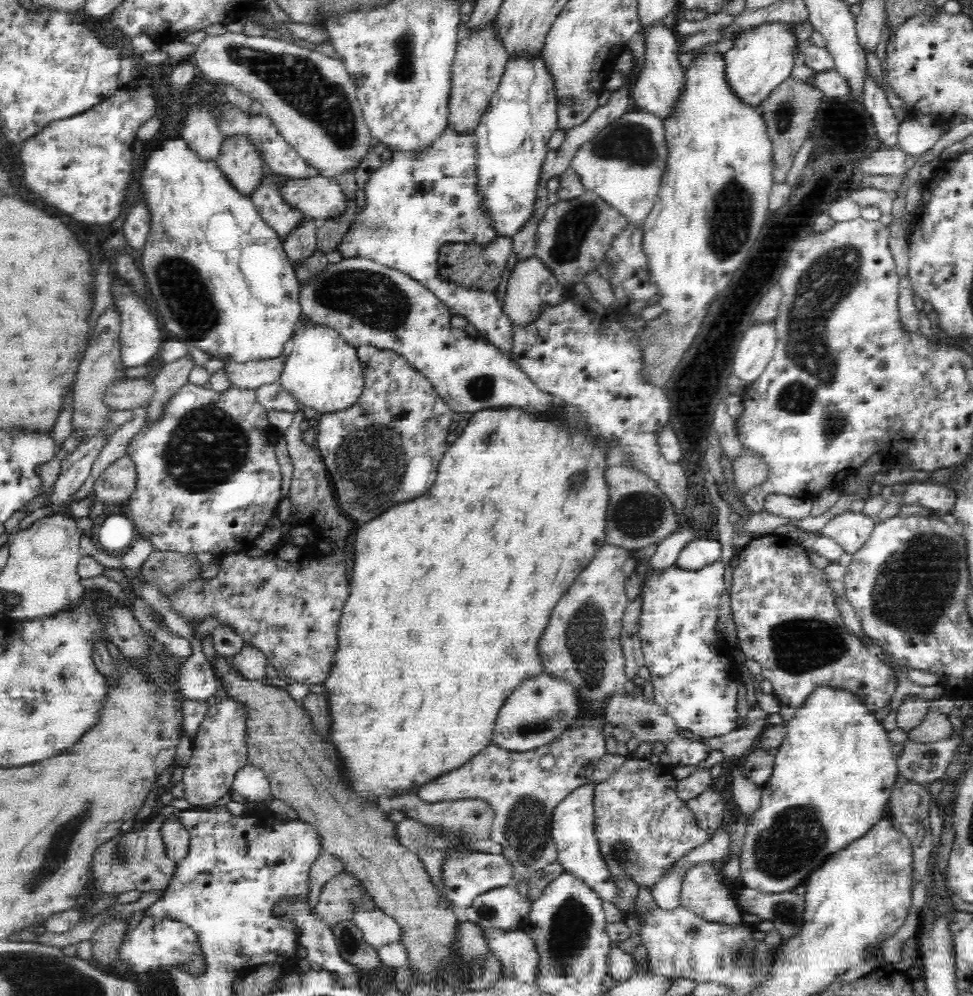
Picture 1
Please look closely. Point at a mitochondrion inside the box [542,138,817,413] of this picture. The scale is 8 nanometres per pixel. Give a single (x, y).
(731, 221)

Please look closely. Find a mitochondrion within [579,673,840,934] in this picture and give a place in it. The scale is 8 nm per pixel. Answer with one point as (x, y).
(795, 837)

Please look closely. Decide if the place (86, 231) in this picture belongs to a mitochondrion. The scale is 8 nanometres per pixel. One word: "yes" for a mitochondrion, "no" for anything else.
no

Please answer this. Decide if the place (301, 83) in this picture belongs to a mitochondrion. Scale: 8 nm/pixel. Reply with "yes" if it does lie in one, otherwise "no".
yes

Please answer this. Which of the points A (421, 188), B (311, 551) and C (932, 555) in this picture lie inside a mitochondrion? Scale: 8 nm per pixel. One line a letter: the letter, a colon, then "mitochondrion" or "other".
A: other
B: other
C: mitochondrion

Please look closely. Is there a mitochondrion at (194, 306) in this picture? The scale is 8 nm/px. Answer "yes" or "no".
yes

